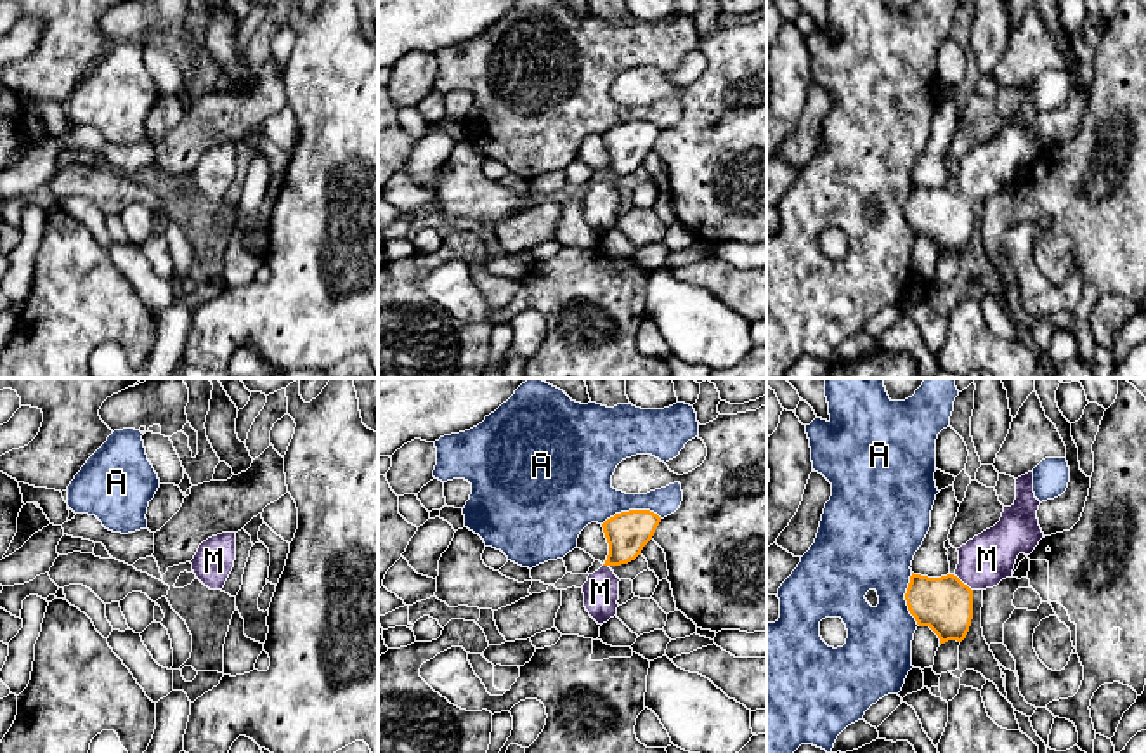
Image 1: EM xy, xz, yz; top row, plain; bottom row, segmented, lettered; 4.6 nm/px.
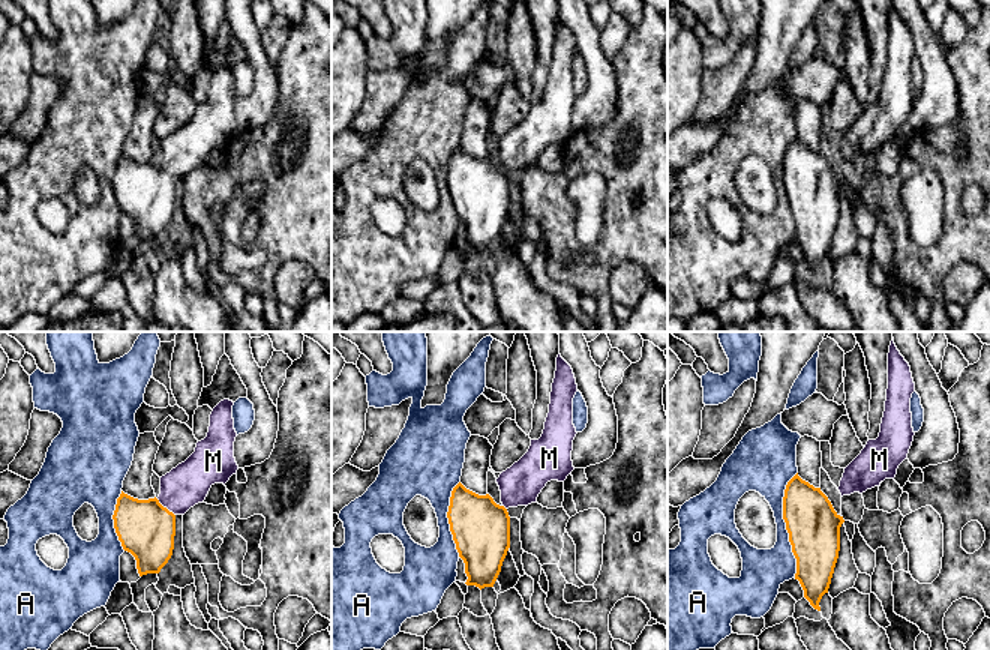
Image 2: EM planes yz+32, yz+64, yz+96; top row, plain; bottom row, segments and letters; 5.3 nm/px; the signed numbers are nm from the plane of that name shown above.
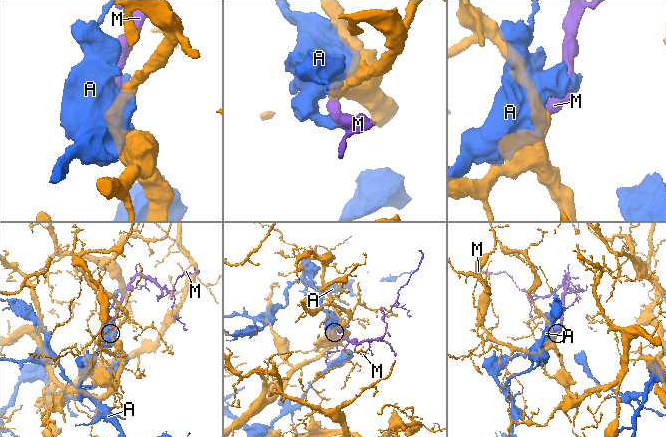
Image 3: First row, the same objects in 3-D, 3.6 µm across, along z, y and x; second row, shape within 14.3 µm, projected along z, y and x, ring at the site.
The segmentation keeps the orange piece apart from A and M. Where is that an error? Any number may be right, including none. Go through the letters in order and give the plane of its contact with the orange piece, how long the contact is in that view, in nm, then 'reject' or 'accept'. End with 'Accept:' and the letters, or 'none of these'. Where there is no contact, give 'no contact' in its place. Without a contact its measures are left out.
A: meets orange in xz; contact 280 nm long; reject
M: meets orange in yz; contact 110 nm long; accept
Accept: M

